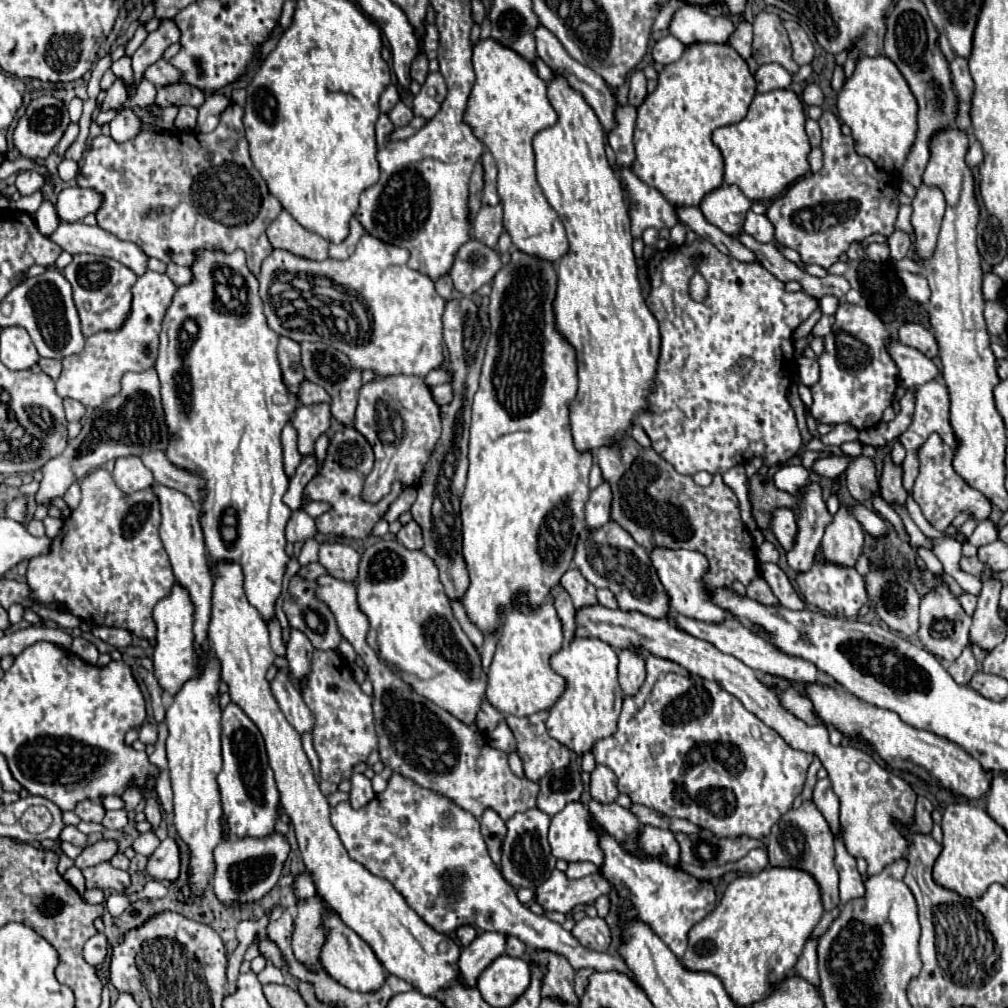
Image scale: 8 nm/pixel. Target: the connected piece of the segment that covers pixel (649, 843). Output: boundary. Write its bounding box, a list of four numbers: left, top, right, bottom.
[641,825,679,865]

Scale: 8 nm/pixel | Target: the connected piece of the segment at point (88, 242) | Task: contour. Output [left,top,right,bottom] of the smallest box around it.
[49,221,147,275]

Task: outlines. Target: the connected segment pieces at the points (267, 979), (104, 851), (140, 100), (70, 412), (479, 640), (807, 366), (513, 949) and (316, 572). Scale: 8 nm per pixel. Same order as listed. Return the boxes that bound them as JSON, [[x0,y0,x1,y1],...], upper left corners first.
[[257,963,285,985],[75,841,117,869],[127,79,157,107],[65,399,85,421],[449,599,483,649],[797,357,819,387],[505,937,527,957],[297,563,327,579]]

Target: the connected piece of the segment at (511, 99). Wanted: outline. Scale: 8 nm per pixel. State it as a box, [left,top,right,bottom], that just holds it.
[465,37,569,263]

